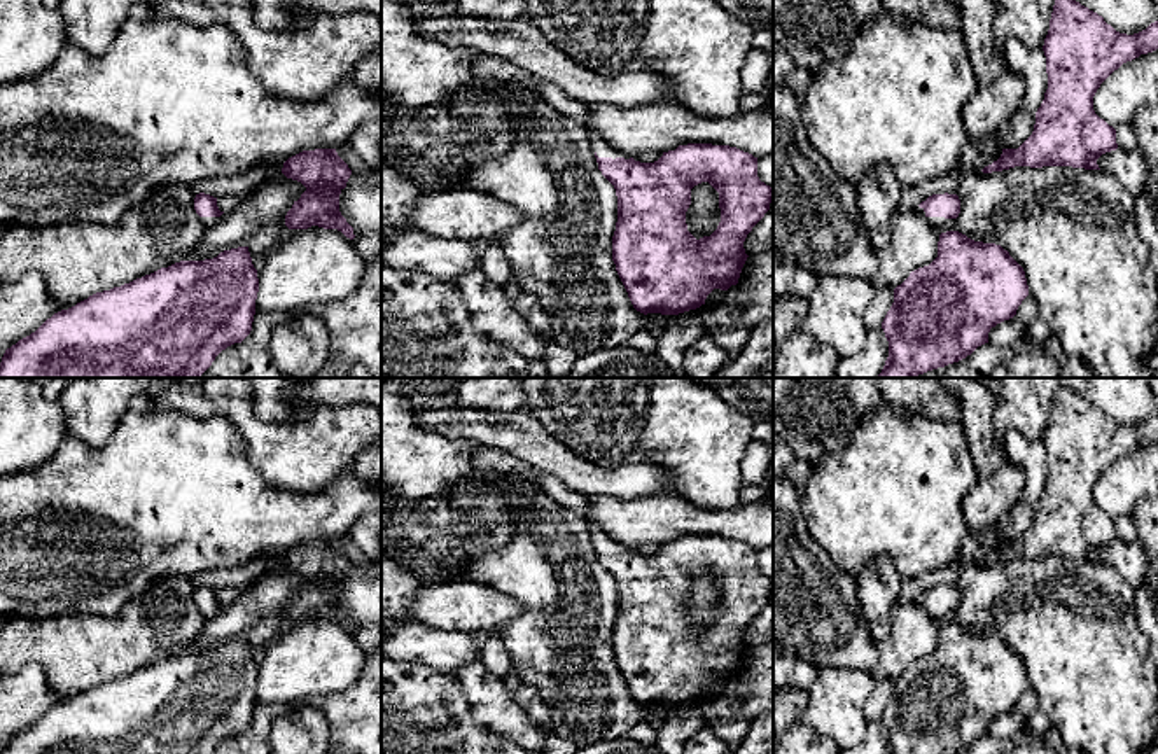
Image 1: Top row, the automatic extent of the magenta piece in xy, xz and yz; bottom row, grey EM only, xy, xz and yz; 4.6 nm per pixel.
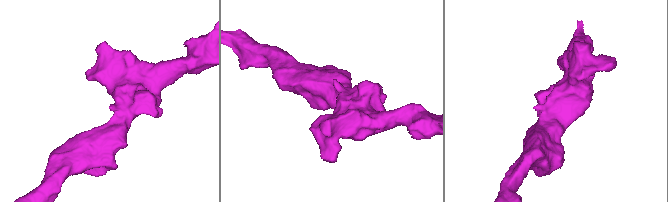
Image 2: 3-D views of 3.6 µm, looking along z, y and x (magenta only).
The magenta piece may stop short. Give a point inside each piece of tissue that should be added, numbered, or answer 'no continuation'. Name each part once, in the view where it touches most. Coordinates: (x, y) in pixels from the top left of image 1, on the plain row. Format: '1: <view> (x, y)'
1: xz (602, 541)

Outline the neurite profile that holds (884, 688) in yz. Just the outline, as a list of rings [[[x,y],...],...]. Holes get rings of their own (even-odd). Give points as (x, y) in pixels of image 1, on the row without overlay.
[[[878,677],[873,693],[866,702],[866,719],[878,721],[894,695],[894,681]]]

